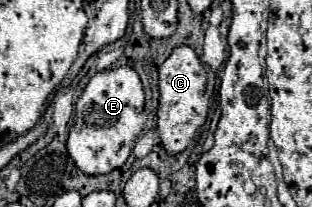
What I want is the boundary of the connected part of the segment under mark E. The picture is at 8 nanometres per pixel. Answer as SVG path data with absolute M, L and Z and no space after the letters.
M122 66L116 70L98 72L90 78L82 96L76 102L74 126L68 134L68 154L74 164L90 176L110 174L120 168L130 156L138 134L144 128L144 90L140 76L130 68Z

